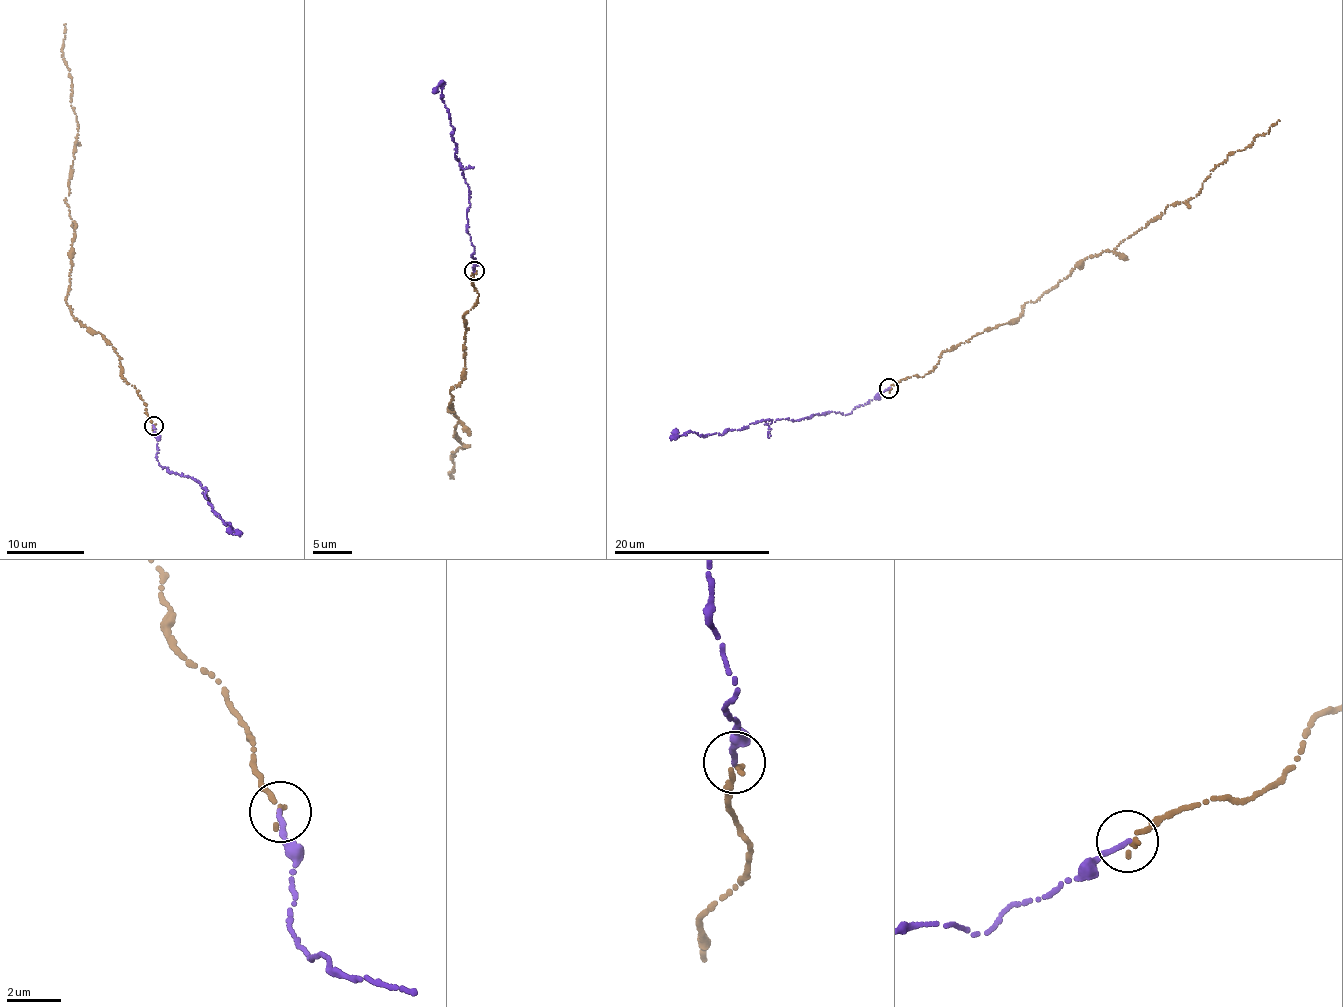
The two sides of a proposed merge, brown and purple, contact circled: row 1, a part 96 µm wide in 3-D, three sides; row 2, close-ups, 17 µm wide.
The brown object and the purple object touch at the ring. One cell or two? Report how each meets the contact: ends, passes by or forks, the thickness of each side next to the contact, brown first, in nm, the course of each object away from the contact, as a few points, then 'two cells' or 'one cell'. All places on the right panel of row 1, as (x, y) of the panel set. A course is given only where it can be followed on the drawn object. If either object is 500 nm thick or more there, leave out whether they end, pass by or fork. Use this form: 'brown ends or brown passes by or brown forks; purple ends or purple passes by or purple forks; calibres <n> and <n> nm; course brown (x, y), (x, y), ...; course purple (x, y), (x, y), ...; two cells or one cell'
brown ends; purple ends; calibres 200 and 190 nm; course brown (891, 388), (930, 373), (944, 352), (1021, 317), (1025, 305), (1076, 265), (1196, 196), (1210, 170), (1279, 121); course purple (888, 388), (850, 413), (764, 420), (721, 435), (694, 432), (676, 437), (676, 429); one cell

